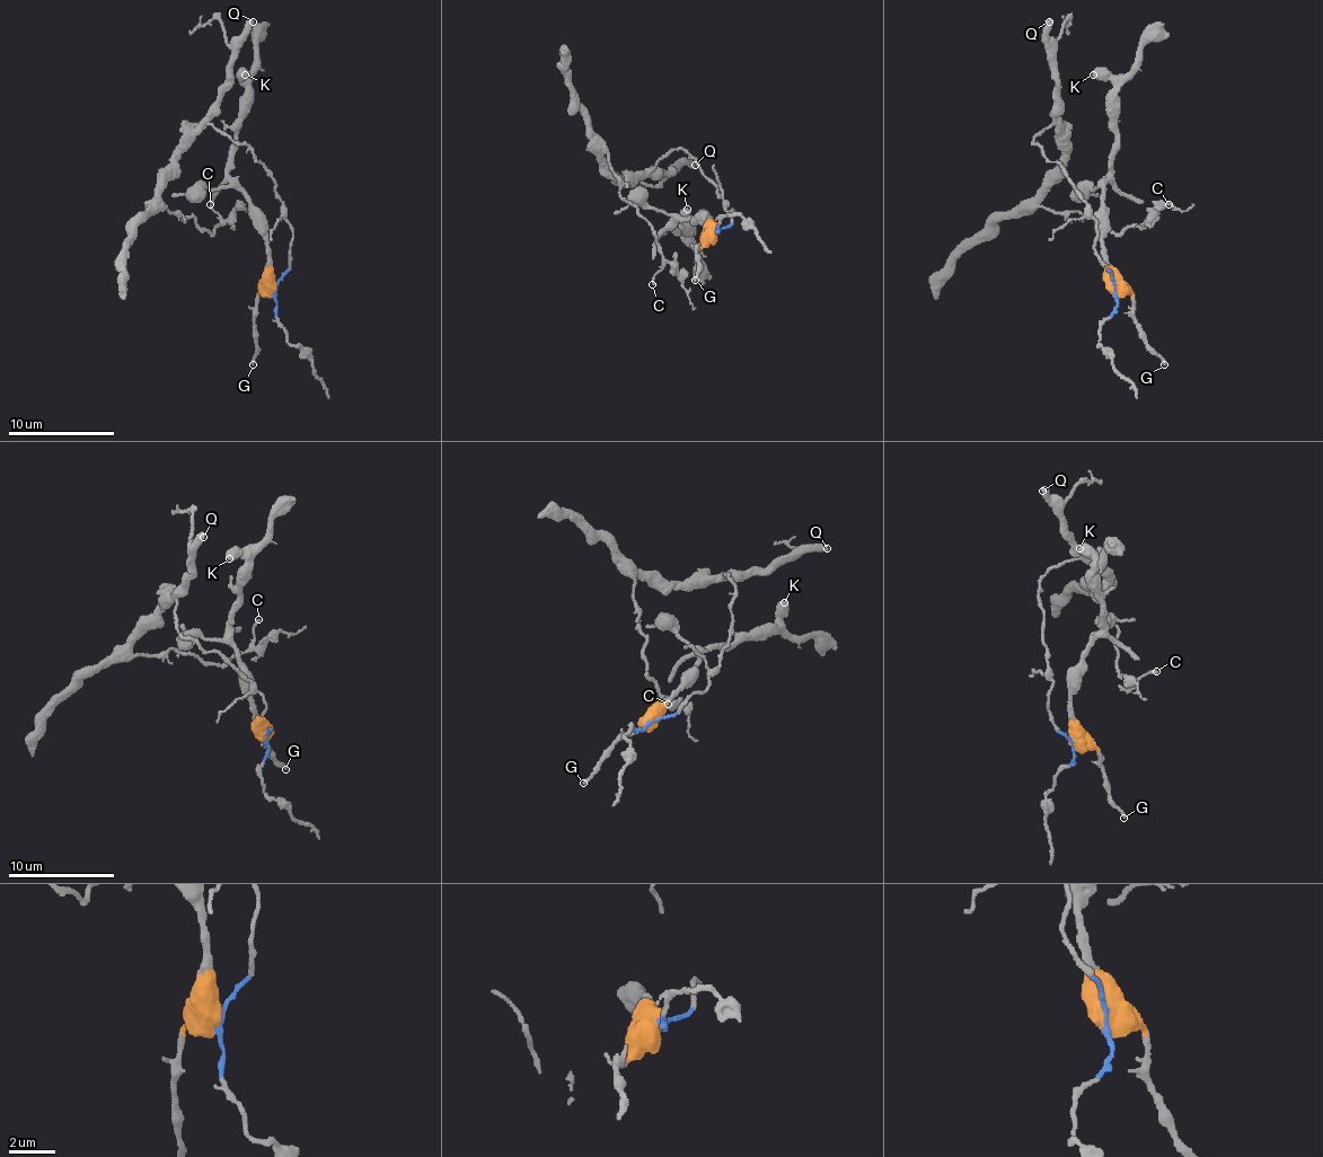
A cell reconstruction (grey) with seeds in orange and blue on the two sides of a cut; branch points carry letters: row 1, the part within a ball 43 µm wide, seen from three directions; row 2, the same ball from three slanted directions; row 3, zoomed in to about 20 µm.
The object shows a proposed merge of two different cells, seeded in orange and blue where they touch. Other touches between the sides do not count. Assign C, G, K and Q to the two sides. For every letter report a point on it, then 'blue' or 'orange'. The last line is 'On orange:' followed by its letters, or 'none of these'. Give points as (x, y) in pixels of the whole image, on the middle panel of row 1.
C: place (652, 284); blue
G: place (695, 280); orange
K: place (687, 209); orange
Q: place (695, 165); blue
On orange: G, K

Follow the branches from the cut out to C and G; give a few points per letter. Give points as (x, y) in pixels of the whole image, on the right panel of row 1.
C: (1113, 291), (1092, 209), (1033, 140), (1055, 124), (1063, 158), (1037, 203), (1116, 232), (1169, 203)
G: (1113, 291), (1131, 297), (1139, 338), (1164, 365)

